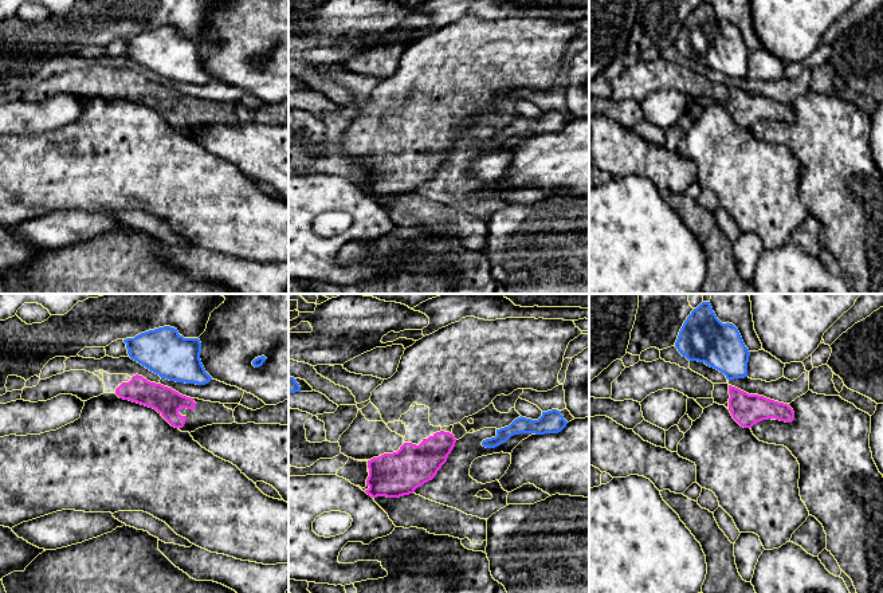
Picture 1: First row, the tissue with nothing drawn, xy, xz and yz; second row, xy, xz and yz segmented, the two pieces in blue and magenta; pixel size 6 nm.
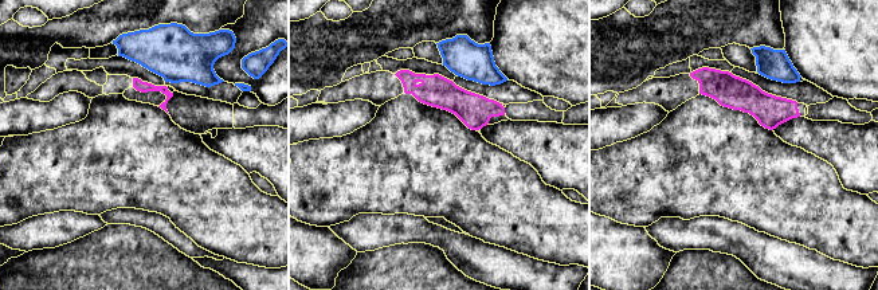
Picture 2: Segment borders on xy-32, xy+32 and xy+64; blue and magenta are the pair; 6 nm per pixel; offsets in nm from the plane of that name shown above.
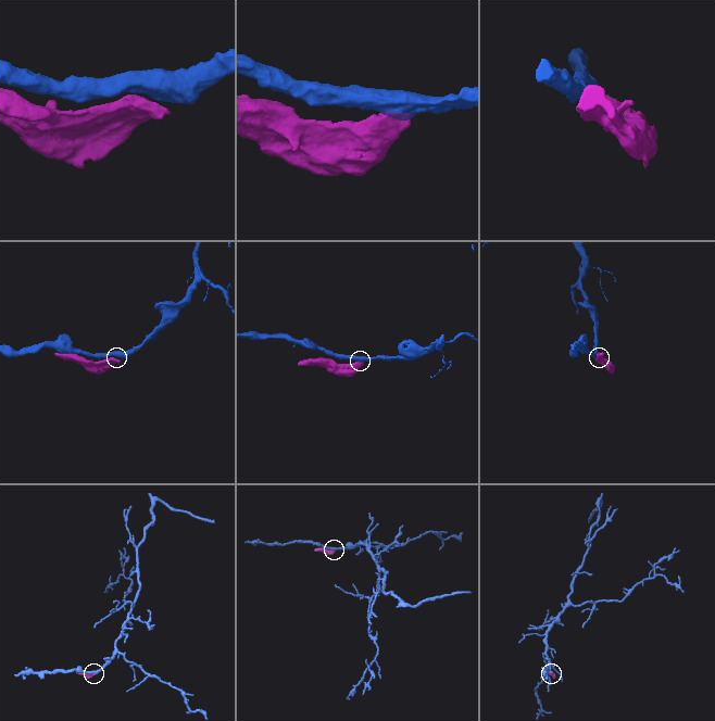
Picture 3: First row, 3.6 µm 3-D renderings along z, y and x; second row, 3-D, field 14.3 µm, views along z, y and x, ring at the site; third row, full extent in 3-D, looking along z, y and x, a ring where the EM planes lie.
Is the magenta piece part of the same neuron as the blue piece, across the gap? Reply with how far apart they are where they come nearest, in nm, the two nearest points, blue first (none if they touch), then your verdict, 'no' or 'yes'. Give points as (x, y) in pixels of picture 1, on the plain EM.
gap 30 nm; span yz (729, 79), (729, 85); no

